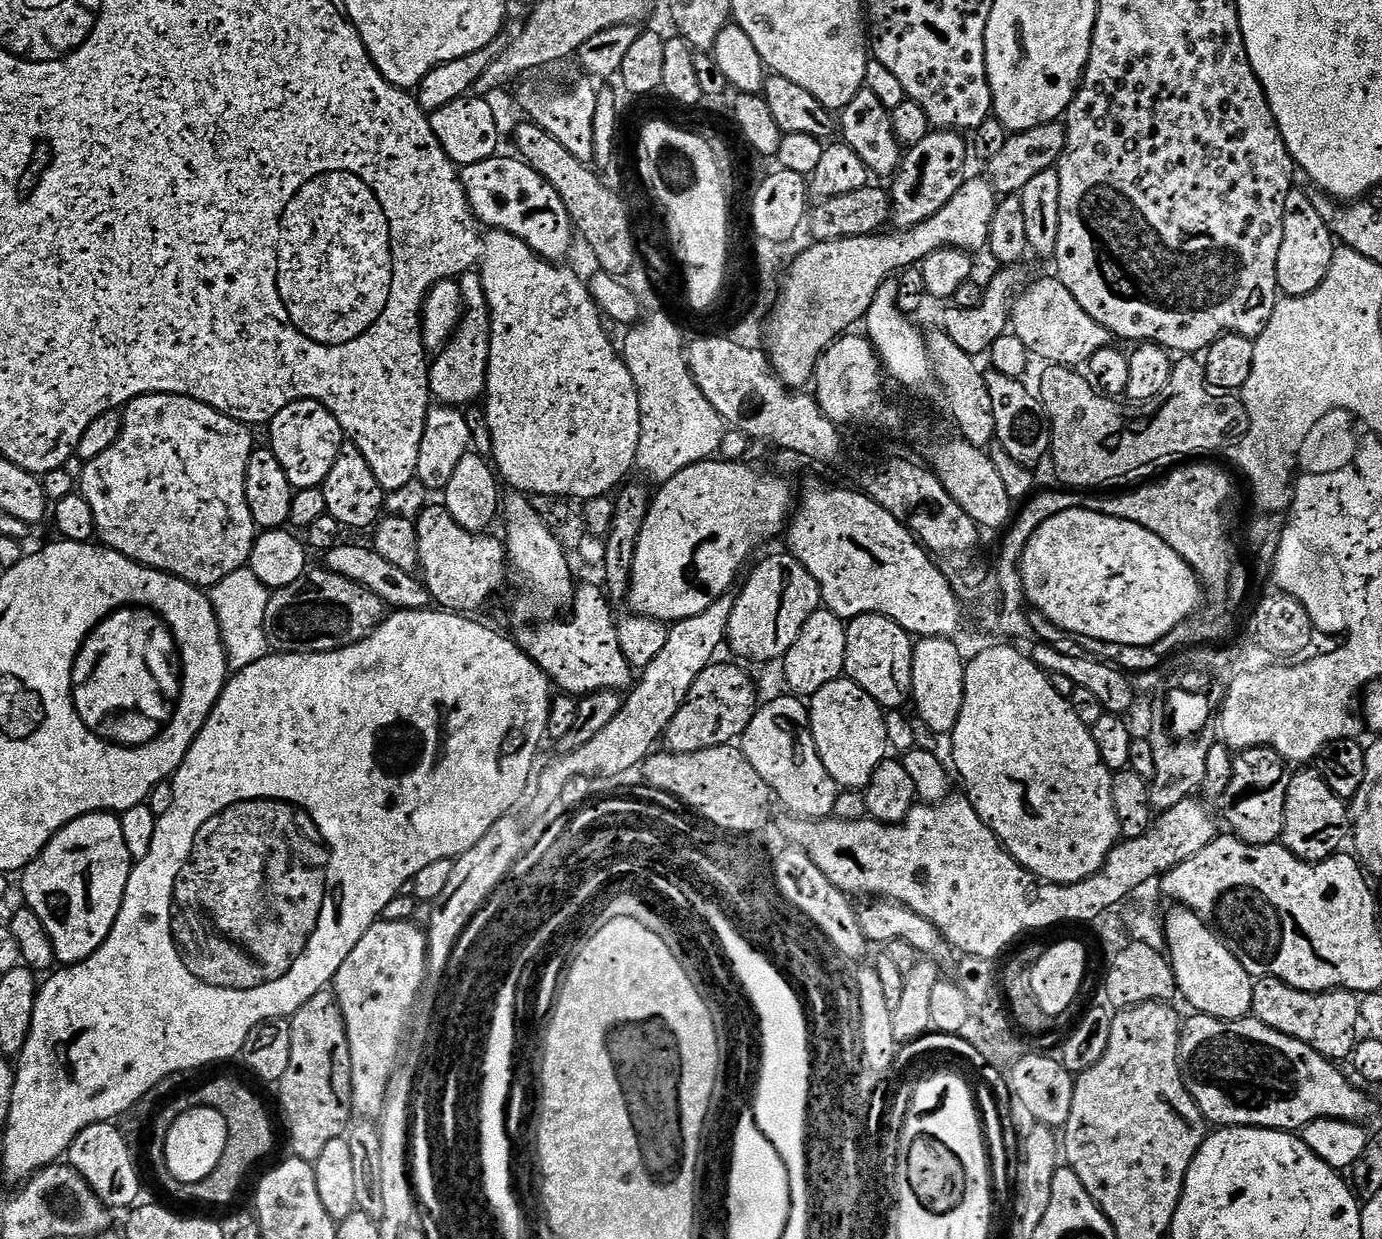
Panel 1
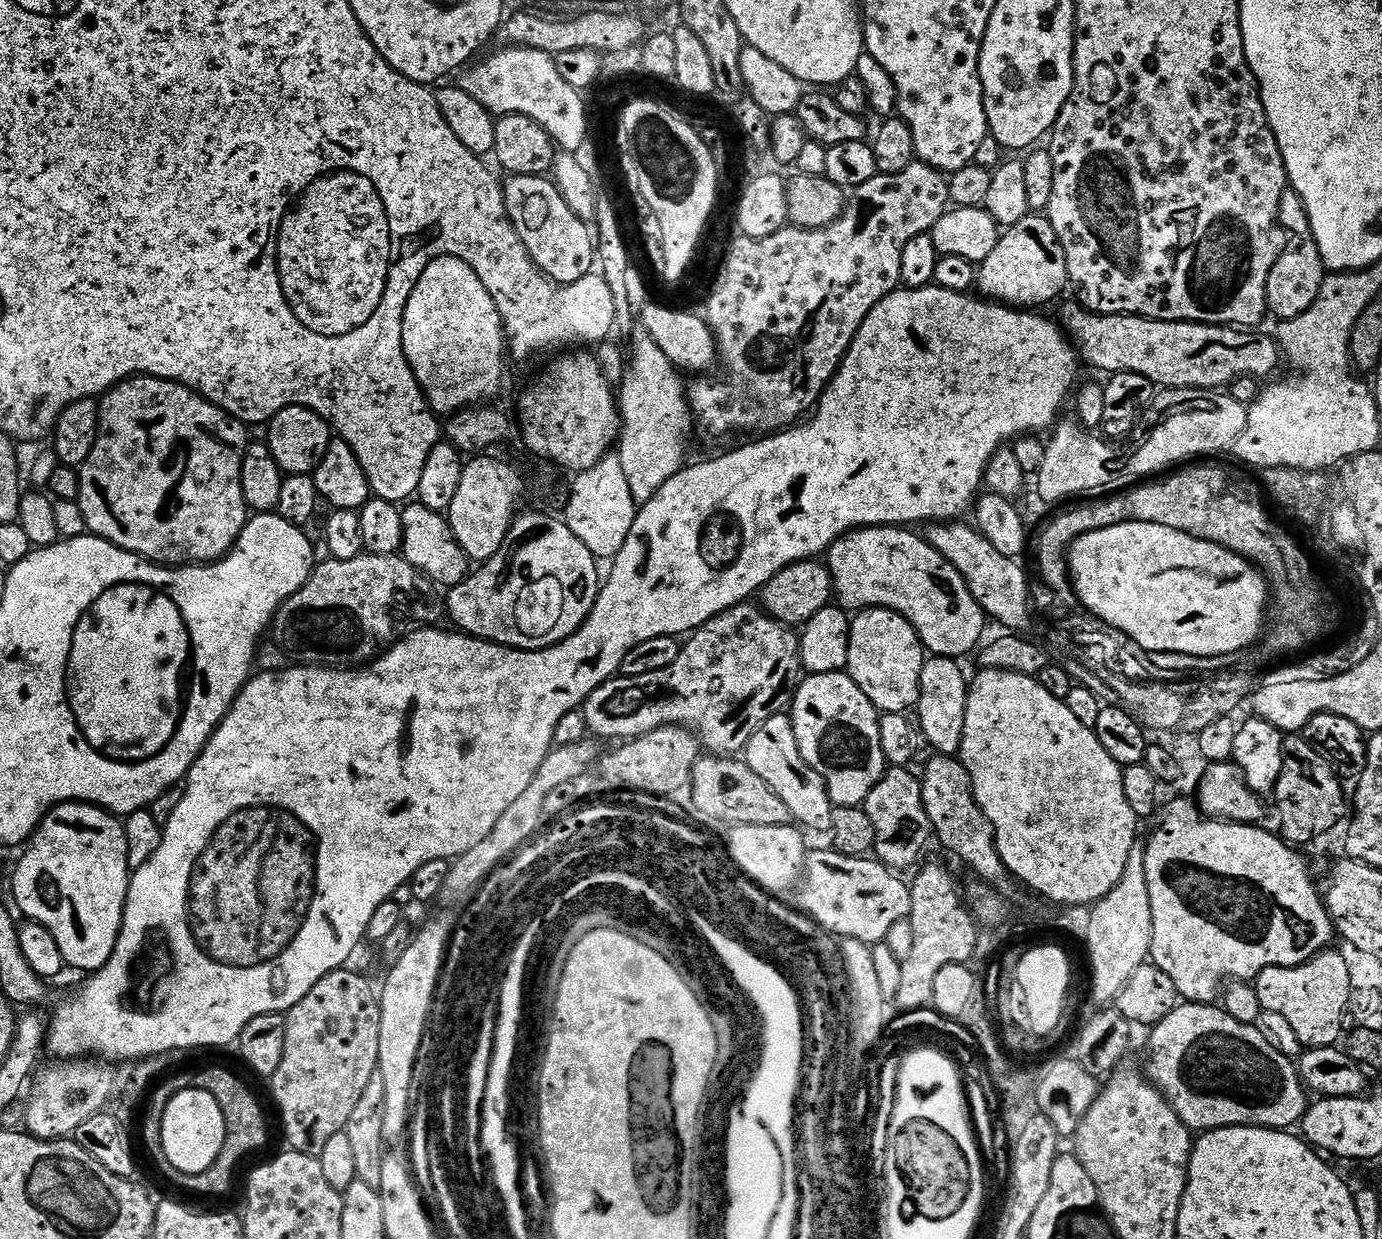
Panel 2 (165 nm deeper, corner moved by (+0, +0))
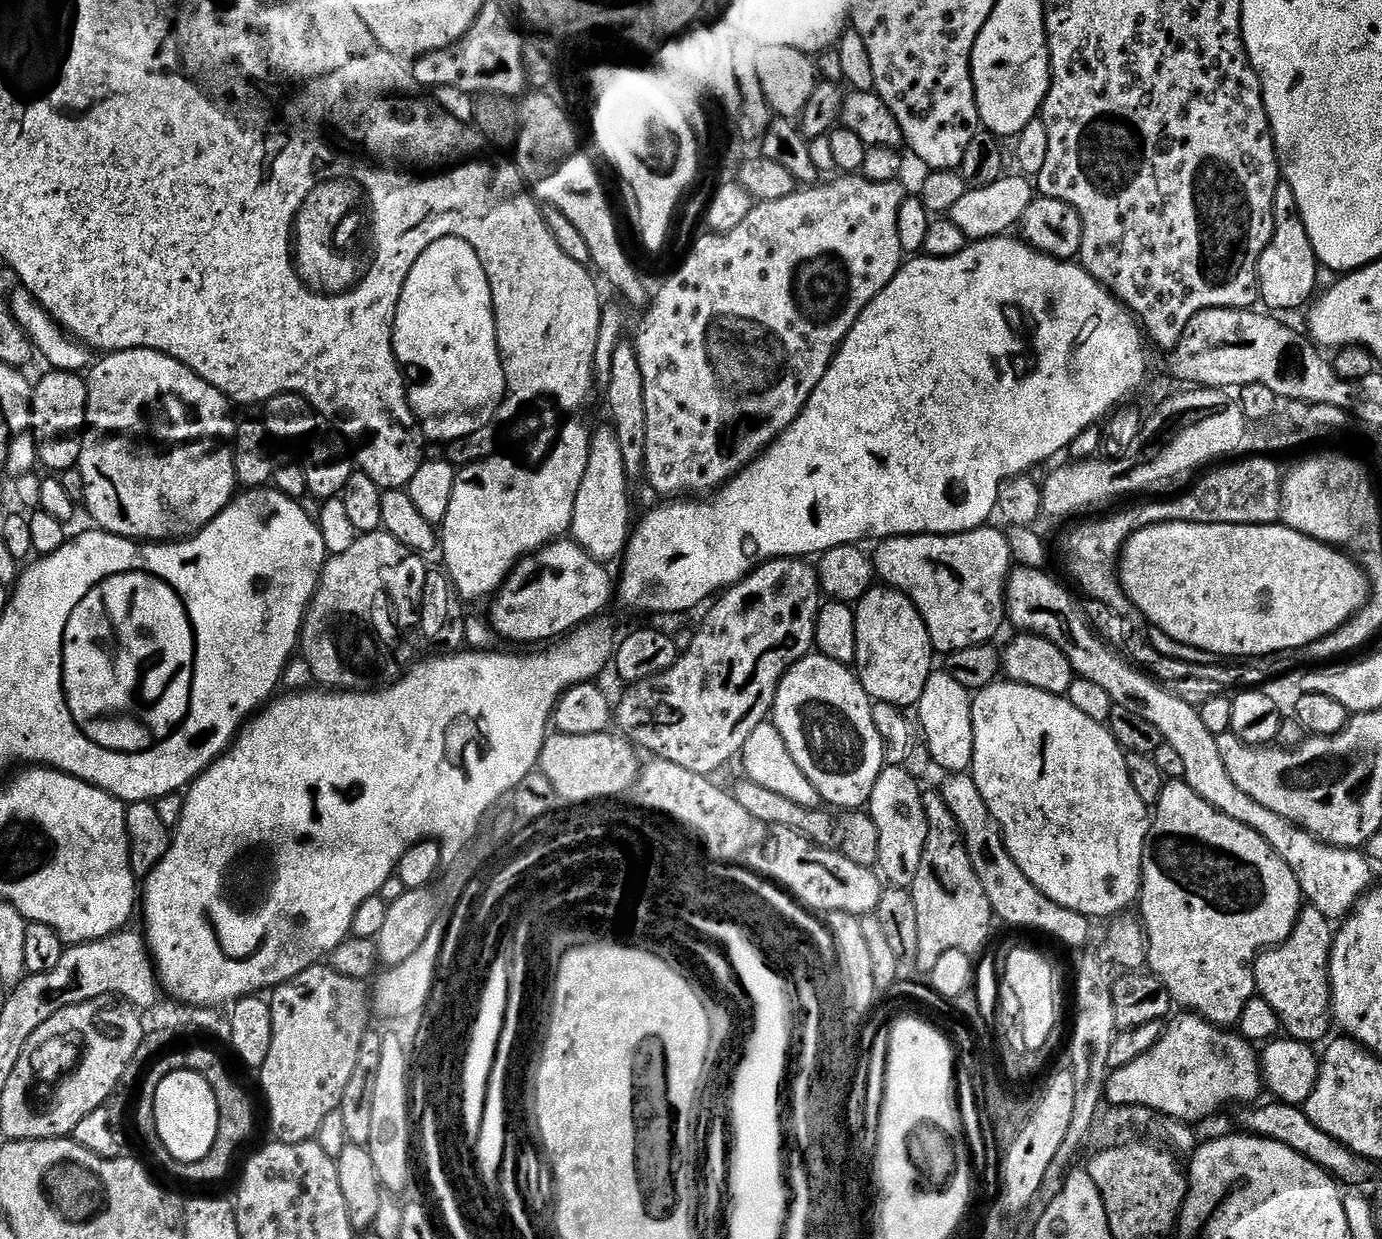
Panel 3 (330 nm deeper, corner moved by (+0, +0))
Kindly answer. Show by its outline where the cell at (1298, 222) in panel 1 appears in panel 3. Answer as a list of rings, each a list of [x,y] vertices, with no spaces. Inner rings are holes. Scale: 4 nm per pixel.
[[[1282,182],[1276,187],[1274,218],[1272,241],[1266,246],[1256,271],[1258,296],[1262,304],[1264,300],[1265,309],[1276,314],[1284,314],[1280,312],[1292,312],[1295,308],[1302,307],[1312,295],[1317,295],[1316,279],[1319,278],[1320,272],[1322,273],[1322,268],[1310,242],[1310,234],[1306,234],[1306,226],[1302,222],[1302,214],[1294,198],[1294,190],[1287,182]]]

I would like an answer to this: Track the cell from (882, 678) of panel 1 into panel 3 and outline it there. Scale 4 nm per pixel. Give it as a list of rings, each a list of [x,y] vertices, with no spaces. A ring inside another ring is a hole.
[[[873,586],[861,600],[856,601],[854,611],[856,637],[858,638],[854,671],[860,677],[866,694],[872,697],[873,701],[892,704],[901,710],[908,710],[911,704],[912,707],[919,705],[922,690],[926,690],[926,682],[934,671],[934,665],[932,665],[934,649],[930,634],[926,630],[926,622],[914,606],[914,602],[906,594],[899,592],[897,588]]]

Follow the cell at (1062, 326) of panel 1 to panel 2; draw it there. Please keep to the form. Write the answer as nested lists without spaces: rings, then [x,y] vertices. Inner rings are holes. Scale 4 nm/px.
[[[1083,303],[1068,304],[1058,315],[1063,331],[1070,337],[1079,355],[1088,364],[1101,368],[1105,374],[1115,372],[1133,372],[1148,378],[1161,389],[1170,388],[1210,388],[1227,389],[1237,376],[1255,376],[1265,378],[1282,364],[1282,353],[1275,335],[1268,336],[1264,330],[1249,330],[1226,324],[1192,324],[1189,320],[1166,322],[1152,320],[1148,316],[1102,316],[1098,312],[1089,312]]]

